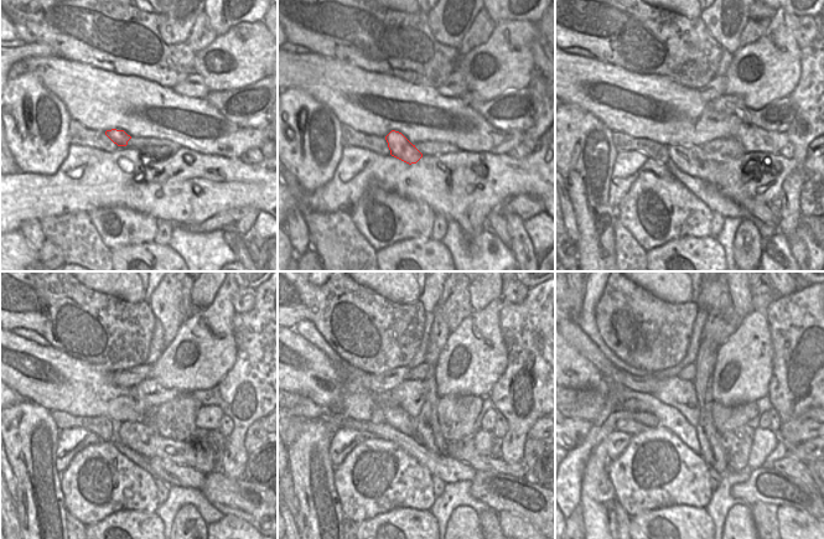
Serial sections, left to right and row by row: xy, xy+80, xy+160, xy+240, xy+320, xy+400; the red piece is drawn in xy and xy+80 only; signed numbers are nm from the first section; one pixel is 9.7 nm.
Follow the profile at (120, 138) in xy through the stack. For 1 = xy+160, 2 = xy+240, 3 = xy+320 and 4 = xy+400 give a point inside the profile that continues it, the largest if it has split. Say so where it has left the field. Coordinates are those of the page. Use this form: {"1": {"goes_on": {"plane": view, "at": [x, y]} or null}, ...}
{"1": {"goes_on": {"plane": "xy+160", "at": [692, 160]}}, "2": {"goes_on": {"plane": "xy+240", "at": [136, 436]}}, "3": {"goes_on": {"plane": "xy+320", "at": [480, 462]}}, "4": {"goes_on": {"plane": "xy+400", "at": [789, 466]}}}

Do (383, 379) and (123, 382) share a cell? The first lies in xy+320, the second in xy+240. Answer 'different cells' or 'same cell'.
same cell

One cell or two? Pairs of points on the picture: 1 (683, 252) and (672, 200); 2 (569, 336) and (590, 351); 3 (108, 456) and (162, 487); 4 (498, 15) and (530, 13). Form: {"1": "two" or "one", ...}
{"1": "two", "2": "one", "3": "two", "4": "one"}

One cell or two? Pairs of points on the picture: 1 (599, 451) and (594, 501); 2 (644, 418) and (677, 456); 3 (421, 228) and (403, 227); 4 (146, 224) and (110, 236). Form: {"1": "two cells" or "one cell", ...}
{"1": "two cells", "2": "two cells", "3": "one cell", "4": "one cell"}

